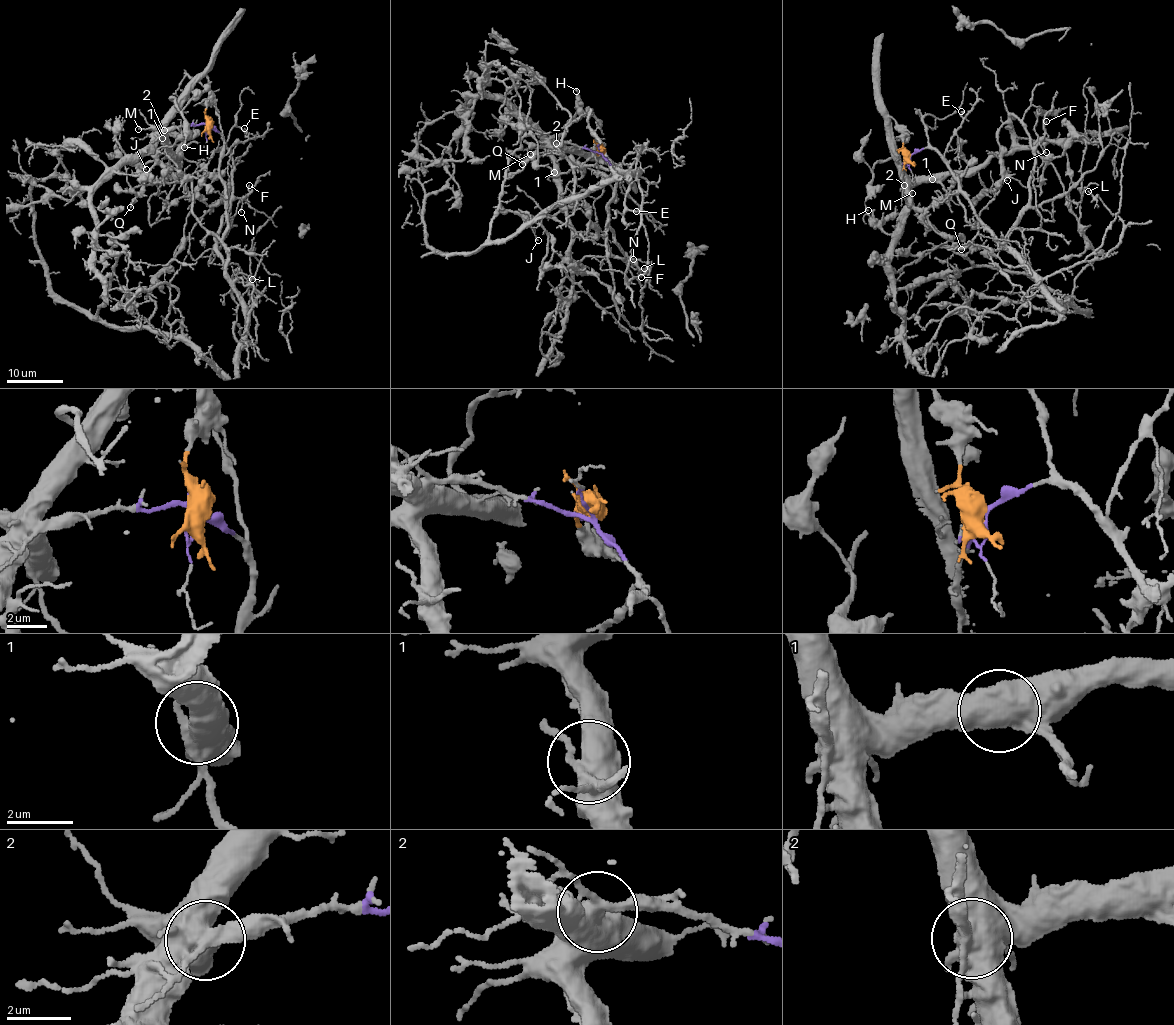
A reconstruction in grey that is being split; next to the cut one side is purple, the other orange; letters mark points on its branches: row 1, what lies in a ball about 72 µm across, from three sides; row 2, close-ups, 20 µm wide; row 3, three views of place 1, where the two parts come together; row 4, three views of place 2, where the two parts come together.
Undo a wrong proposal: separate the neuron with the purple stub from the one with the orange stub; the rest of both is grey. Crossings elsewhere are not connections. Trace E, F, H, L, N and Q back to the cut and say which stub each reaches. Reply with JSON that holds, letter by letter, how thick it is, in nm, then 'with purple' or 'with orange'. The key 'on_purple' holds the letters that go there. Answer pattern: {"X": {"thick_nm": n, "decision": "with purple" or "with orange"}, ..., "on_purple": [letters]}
{"E": {"thick_nm": 140, "decision": "with purple"}, "F": {"thick_nm": 120, "decision": "with purple"}, "H": {"thick_nm": 140, "decision": "with orange"}, "L": {"thick_nm": 100, "decision": "with purple"}, "N": {"thick_nm": 140, "decision": "with purple"}, "Q": {"thick_nm": 240, "decision": "with orange"}, "on_purple": ["E", "F", "L", "N"]}

